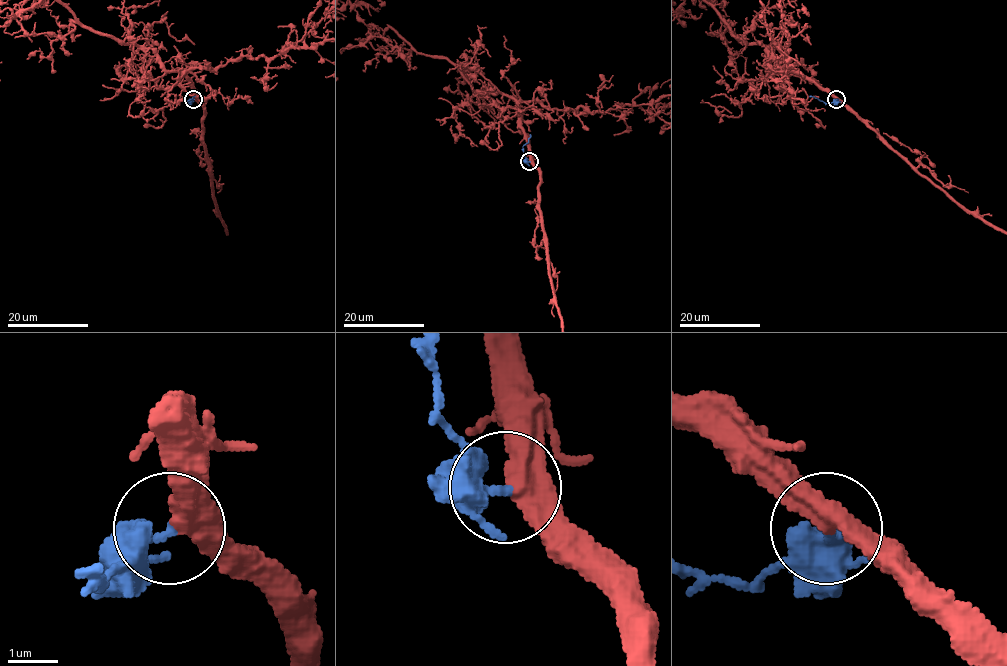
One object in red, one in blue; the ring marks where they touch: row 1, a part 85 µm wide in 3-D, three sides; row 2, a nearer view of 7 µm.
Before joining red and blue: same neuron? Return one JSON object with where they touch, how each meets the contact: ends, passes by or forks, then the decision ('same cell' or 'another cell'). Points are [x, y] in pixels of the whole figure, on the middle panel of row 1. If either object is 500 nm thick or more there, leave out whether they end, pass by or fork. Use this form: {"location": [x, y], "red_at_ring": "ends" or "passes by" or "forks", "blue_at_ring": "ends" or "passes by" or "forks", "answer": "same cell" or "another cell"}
{"location": [529, 161], "red_at_ring": "passes by", "blue_at_ring": "ends", "answer": "same cell"}

